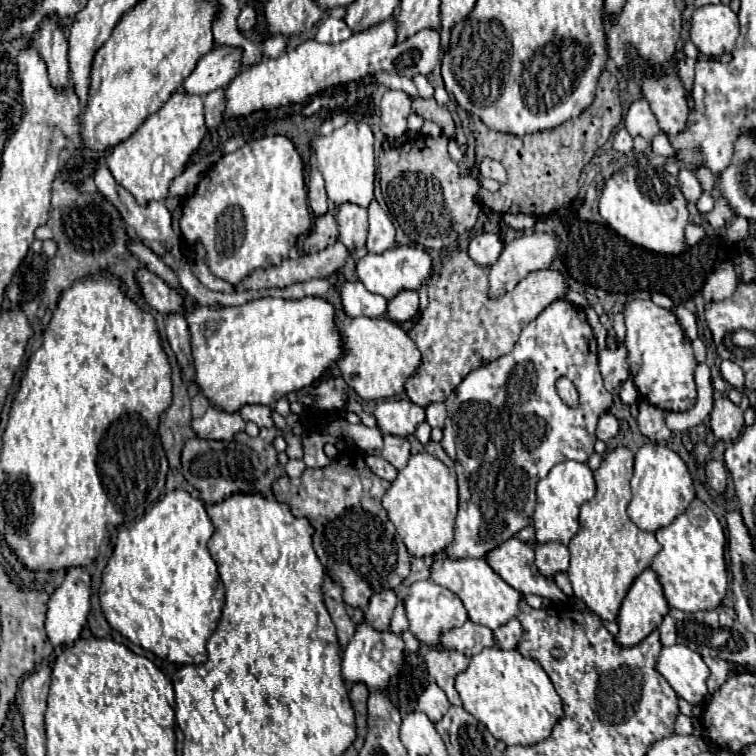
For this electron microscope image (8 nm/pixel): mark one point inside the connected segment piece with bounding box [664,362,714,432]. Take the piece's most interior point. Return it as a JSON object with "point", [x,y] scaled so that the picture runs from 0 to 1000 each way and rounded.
{"point":[896,557]}

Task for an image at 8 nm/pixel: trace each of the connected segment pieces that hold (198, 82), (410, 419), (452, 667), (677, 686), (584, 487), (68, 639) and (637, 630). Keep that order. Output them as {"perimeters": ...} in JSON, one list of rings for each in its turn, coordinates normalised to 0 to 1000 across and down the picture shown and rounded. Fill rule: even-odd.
{"perimeters":[[[[283,63],[267,74],[243,106],[243,122],[257,127],[272,127],[286,116],[302,114],[302,108],[317,95],[317,66],[315,63]]],[[[540,526],[500,532],[495,540],[495,553],[505,574],[521,577],[542,577],[548,574],[550,563],[563,556],[561,540],[542,532]]],[[[571,860],[569,865],[563,865],[566,892],[587,913],[595,931],[601,931],[601,934],[611,934],[608,921],[601,910],[601,897],[603,897],[603,892],[608,892],[619,884],[619,876],[622,873],[614,865],[593,862],[593,860]]],[[[892,852],[876,857],[870,870],[870,889],[892,910],[892,915],[913,931],[926,931],[937,918],[934,899],[939,886],[929,868],[918,860],[910,860],[910,854]]],[[[741,611],[735,614],[722,632],[712,638],[709,653],[709,677],[706,677],[706,698],[709,698],[709,714],[717,717],[743,717],[751,720],[754,712],[765,704],[765,677],[767,669],[778,661],[786,659],[788,651],[788,638],[786,638],[786,624],[775,611]]],[[[93,751],[87,757],[85,770],[71,780],[71,786],[63,794],[61,807],[61,839],[69,854],[93,854],[106,841],[108,828],[114,825],[114,815],[119,810],[116,802],[119,794],[119,759],[114,751]]],[[[854,751],[839,767],[823,796],[817,812],[820,839],[815,841],[815,849],[823,854],[841,854],[870,831],[870,823],[876,823],[884,807],[886,802],[878,791],[878,780],[873,780],[873,767],[862,759],[862,751]]]]}

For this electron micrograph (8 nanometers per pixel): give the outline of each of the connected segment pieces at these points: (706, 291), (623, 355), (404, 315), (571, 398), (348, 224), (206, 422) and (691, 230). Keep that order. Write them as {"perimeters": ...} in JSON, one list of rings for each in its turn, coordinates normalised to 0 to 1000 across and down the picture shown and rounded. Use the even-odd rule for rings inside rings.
{"perimeters":[[[[955,347],[950,352],[950,357],[942,360],[939,368],[934,370],[934,376],[929,381],[929,392],[934,399],[960,397],[971,389],[974,378],[976,378],[976,365],[971,360],[971,352],[966,347]]],[[[825,455],[817,458],[817,463],[798,462],[791,466],[791,484],[799,500],[799,511],[804,519],[810,519],[815,511],[820,511],[825,503],[833,500],[831,487],[831,463]]],[[[532,384],[524,394],[513,399],[513,421],[519,426],[540,426],[553,413],[553,389],[545,384]]],[[[741,497],[738,505],[735,505],[735,516],[741,521],[741,526],[751,534],[751,537],[762,537],[765,533],[765,519],[761,511],[757,508],[749,497]]],[[[452,270],[447,278],[447,296],[450,296],[450,320],[466,333],[474,336],[481,331],[484,310],[487,310],[487,288],[484,275],[471,270]]],[[[278,537],[267,553],[254,553],[254,569],[262,579],[275,582],[307,582],[307,577],[323,569],[317,545],[299,545]]],[[[910,296],[910,302],[907,302],[907,320],[910,320],[910,325],[921,325],[929,315],[931,315],[931,310],[934,310],[934,299],[929,299],[929,296]]]]}

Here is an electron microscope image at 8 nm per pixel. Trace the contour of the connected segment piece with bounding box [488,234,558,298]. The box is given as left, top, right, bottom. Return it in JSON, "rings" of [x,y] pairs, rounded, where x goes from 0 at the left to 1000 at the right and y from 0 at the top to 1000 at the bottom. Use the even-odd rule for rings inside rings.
{"rings":[[[701,310],[677,317],[661,344],[646,362],[646,392],[661,394],[706,357],[728,354],[738,336],[738,320],[730,310]]]}

